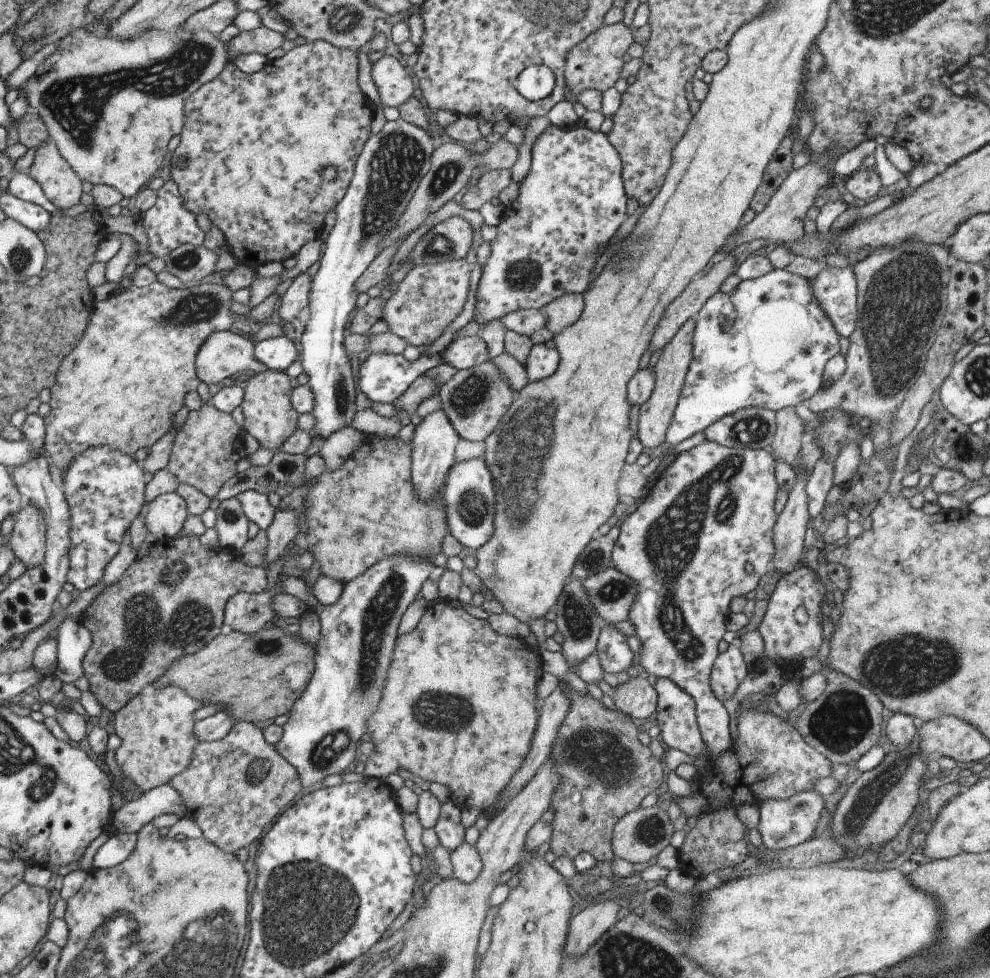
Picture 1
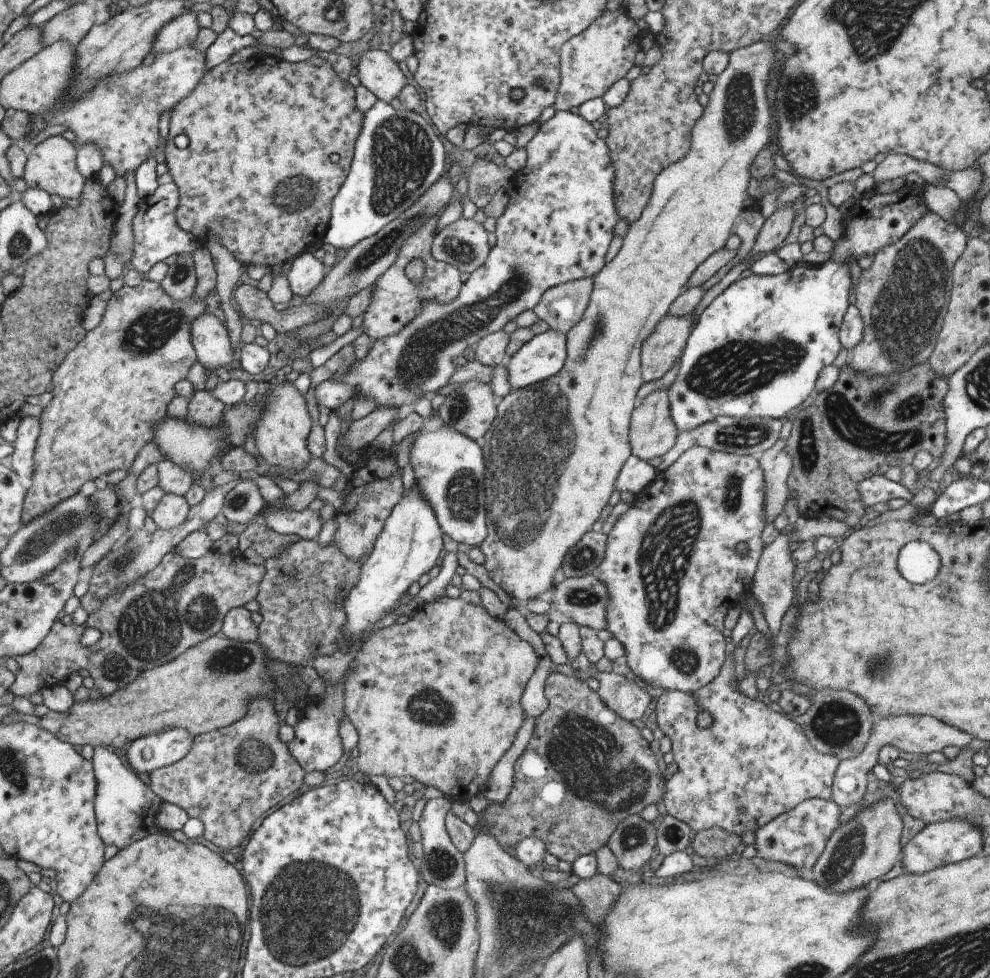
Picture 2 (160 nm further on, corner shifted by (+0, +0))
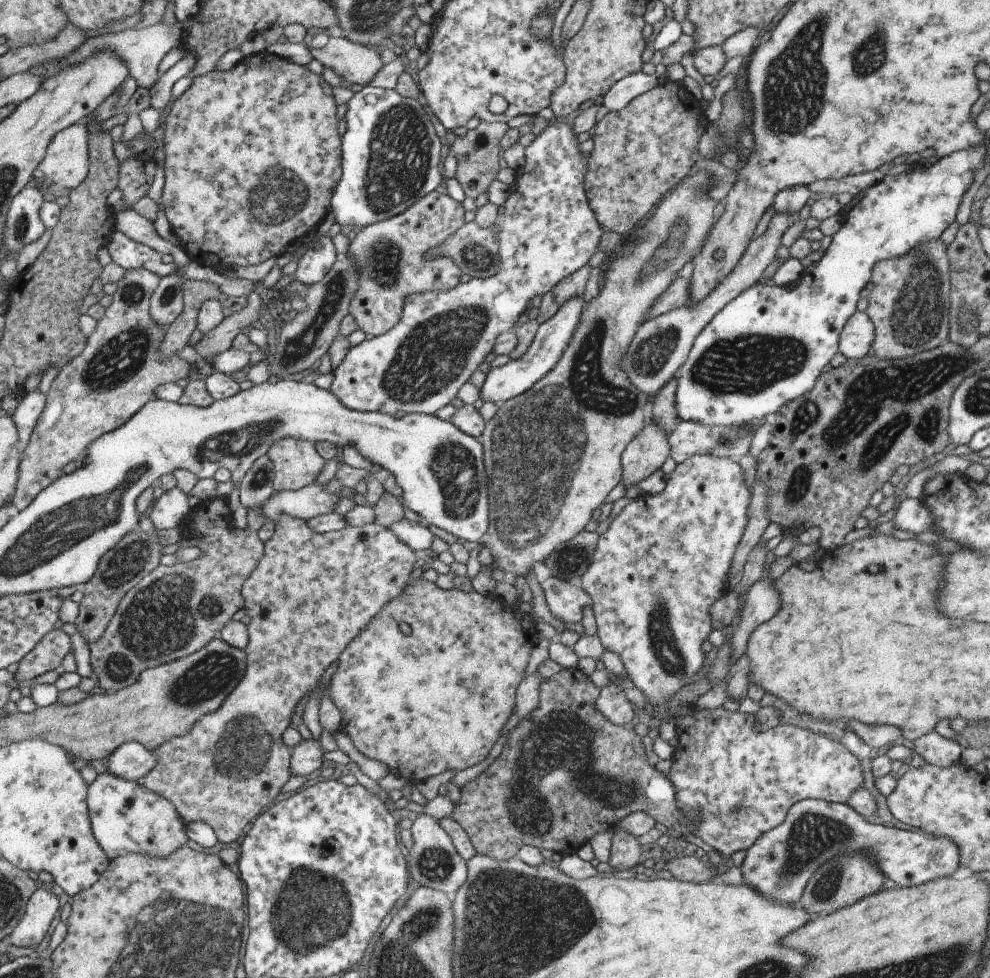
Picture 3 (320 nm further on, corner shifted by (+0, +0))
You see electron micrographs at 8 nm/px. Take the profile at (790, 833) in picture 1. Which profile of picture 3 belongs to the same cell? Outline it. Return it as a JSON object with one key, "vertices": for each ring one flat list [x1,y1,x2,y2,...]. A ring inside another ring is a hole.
{"vertices":[[806,799,797,802,787,812,782,824,763,832,745,852,745,858,741,862,742,880,751,886,753,890,757,890,759,894,763,894,767,900,771,902,781,902,781,904,796,904,801,898,801,894,807,880,811,874,825,864,825,860,830,860,843,854,843,852,867,852,871,858,875,858,875,864,879,868,879,872,891,880,896,886,918,886,923,882,929,882,933,878,941,878,941,876,949,877,955,872,958,864,958,847,951,839,943,836,931,836,925,832,915,830,901,830,899,828,891,828,865,822,857,812,854,812,846,806,845,803,829,803,818,799]]}

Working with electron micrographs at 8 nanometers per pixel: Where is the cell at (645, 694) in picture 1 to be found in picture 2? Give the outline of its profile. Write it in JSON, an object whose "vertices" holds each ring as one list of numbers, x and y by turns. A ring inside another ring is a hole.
{"vertices":[[607,672,599,674,597,679,599,689,596,694,614,714,628,722,638,722,644,718,651,700,647,691,639,688,632,680,627,680,623,674]]}

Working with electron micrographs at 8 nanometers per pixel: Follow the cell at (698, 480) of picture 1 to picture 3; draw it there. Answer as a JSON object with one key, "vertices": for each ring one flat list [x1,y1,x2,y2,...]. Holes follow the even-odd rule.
{"vertices":[[690,455,683,462,677,464,673,471,664,477,664,480,665,488,659,494,653,496,641,494,615,516,611,524,609,524,609,528,599,536,595,550,591,554,591,562,589,562,589,566,579,579,578,584,591,598,591,609,593,610,595,625,597,625,596,636,599,638,603,649,619,656,627,678,643,693,643,696,647,698,647,702,652,705,645,708,645,711,640,715,652,726,654,726,656,720,659,720,659,722,657,721,657,735,661,740,669,741,674,736,674,730,671,715,664,712,665,702,667,702,667,697,689,684,692,678,701,670,705,658,705,654,701,651,701,644,707,640,708,634,713,630,713,624,711,624,711,618,709,618,709,606,715,600,719,600,726,588,727,572,729,572,731,558,733,558,733,552,737,548,737,542,739,542,739,538,741,538,747,524,747,510,752,494,749,492,751,486,747,486,744,482,742,468,737,464,737,459,727,459,714,455]]}

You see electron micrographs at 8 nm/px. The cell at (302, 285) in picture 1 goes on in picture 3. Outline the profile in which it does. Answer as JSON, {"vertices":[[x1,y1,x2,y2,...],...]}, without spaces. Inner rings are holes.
{"vertices":[[327,232,323,236,317,236,315,244,311,243,310,239,307,240,307,250,298,260,297,268,292,275,299,284,311,286,327,274,327,270,338,256,335,254,332,238]]}

